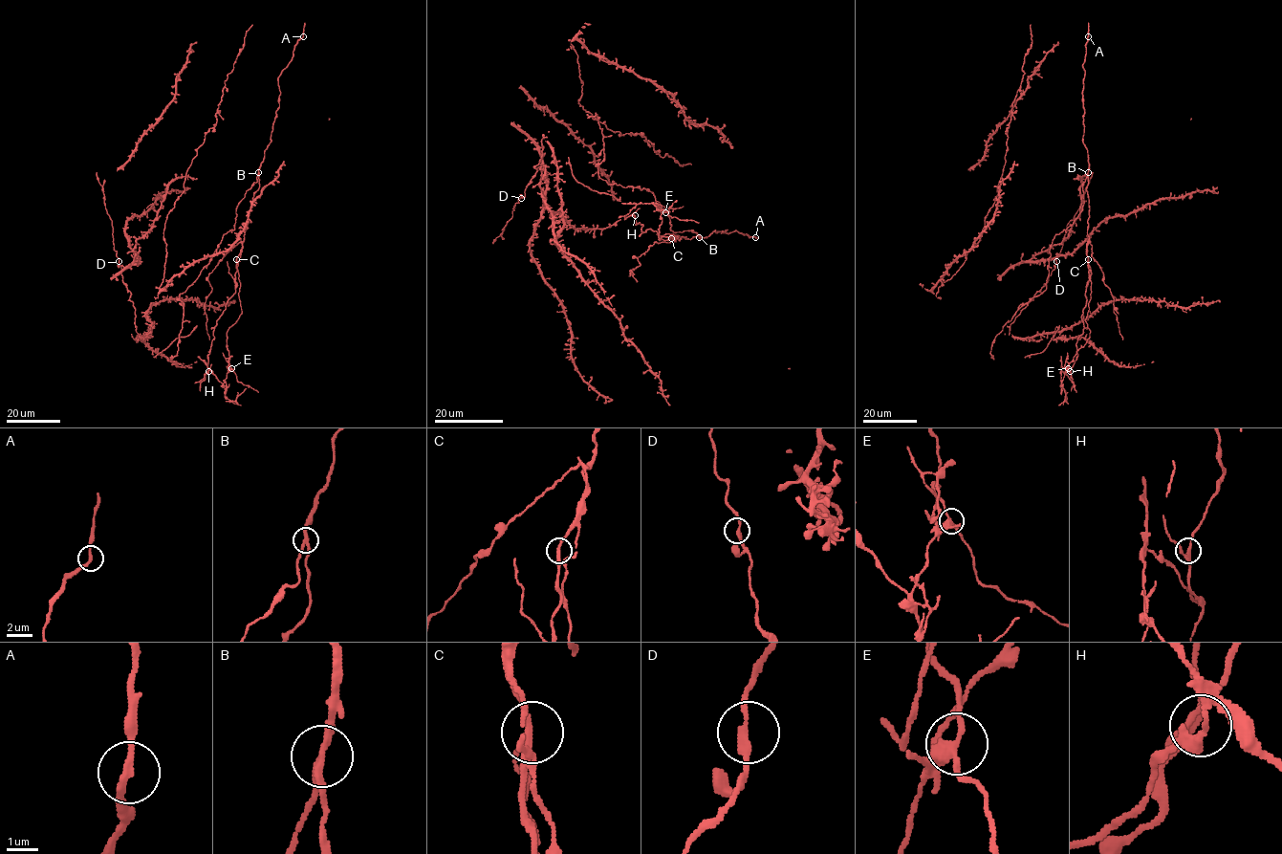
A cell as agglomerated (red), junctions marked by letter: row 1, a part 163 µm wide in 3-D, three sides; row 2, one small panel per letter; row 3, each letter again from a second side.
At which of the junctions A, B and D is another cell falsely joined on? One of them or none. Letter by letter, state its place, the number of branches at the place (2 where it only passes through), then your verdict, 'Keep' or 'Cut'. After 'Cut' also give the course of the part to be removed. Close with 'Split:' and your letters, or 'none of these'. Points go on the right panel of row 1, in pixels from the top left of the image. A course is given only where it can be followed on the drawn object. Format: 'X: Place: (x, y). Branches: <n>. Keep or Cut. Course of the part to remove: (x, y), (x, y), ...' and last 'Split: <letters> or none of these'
A: Place: (1088, 36). Branches: 2. Keep
B: Place: (1088, 172). Branches: 3. Cut. Course of the part to remove: (1088, 172), (1086, 253), (1091, 282), (1085, 321), (1091, 331), (1065, 371), (1061, 383), (1065, 401), (1063, 388)
D: Place: (1056, 261). Branches: 2. Keep
Split: B

